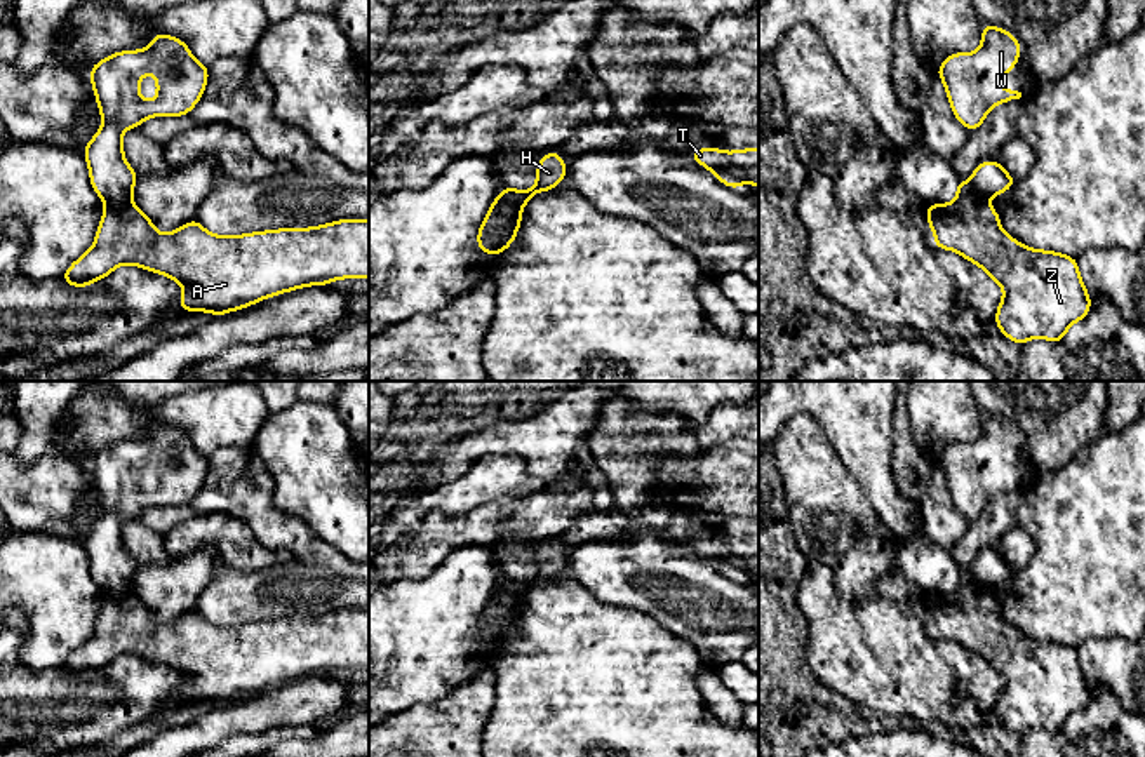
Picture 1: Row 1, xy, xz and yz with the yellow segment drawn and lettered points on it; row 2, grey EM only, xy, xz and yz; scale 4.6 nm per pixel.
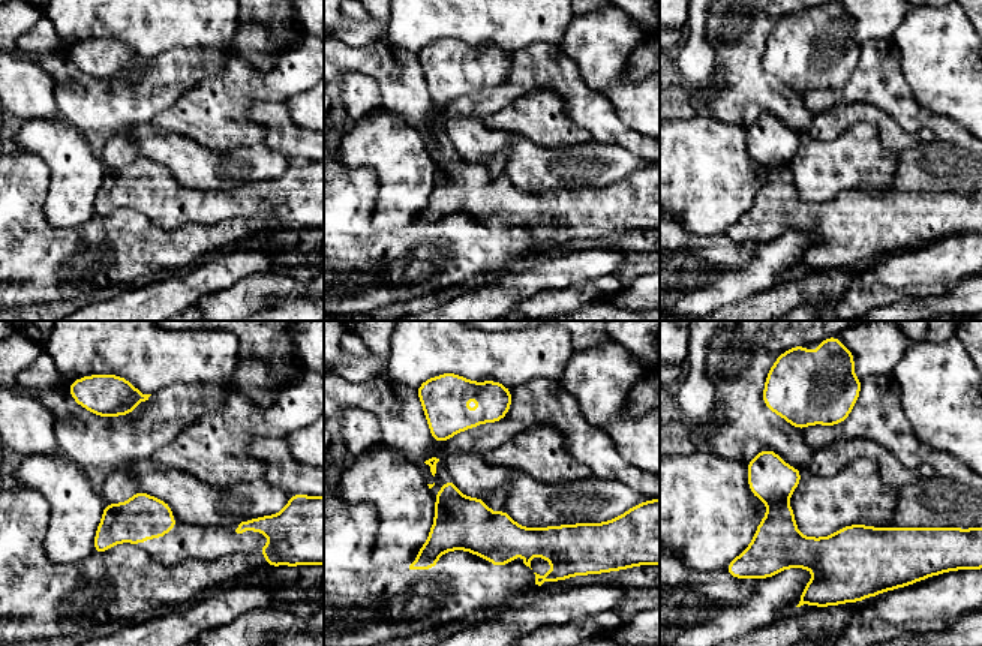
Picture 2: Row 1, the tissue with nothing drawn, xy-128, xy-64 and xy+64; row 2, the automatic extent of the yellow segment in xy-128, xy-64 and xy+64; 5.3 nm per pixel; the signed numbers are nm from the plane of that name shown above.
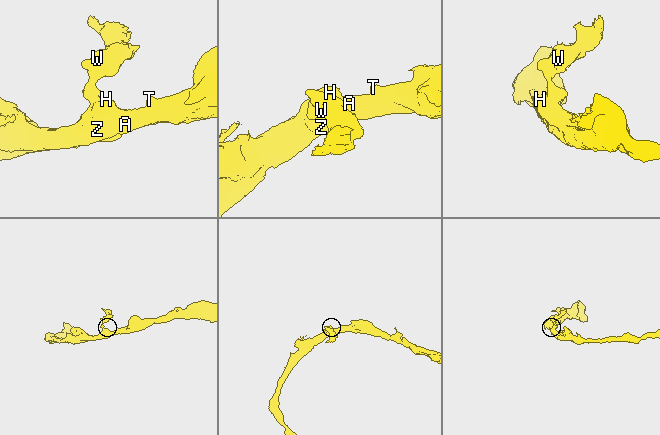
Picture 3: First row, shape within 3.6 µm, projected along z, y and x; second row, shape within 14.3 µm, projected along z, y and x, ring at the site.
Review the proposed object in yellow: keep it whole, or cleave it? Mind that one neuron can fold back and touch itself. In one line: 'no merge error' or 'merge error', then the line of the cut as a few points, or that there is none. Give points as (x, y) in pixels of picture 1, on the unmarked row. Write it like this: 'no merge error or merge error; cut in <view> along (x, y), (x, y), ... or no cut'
merge error; cut in xy along (129, 585), (105, 594)

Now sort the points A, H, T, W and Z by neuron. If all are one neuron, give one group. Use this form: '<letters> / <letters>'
A H T Z / W

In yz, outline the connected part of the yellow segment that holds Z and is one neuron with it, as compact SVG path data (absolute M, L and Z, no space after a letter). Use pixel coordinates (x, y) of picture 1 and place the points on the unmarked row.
M966 569L957 571L957 586L952 593L926 595L926 607L934 625L934 637L954 640L976 653L1004 679L994 713L1016 734L1021 736L1035 727L1058 733L1072 713L1089 705L1091 687L1079 665L1077 649L1027 637L1006 625L997 600L980 588Z

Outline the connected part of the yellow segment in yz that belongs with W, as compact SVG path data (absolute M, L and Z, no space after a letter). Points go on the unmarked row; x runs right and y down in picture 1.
M983 414L981 435L971 444L947 445L936 465L943 470L954 506L973 524L999 492L1021 487L1008 477L992 477L1020 451L1021 432L1008 419Z

